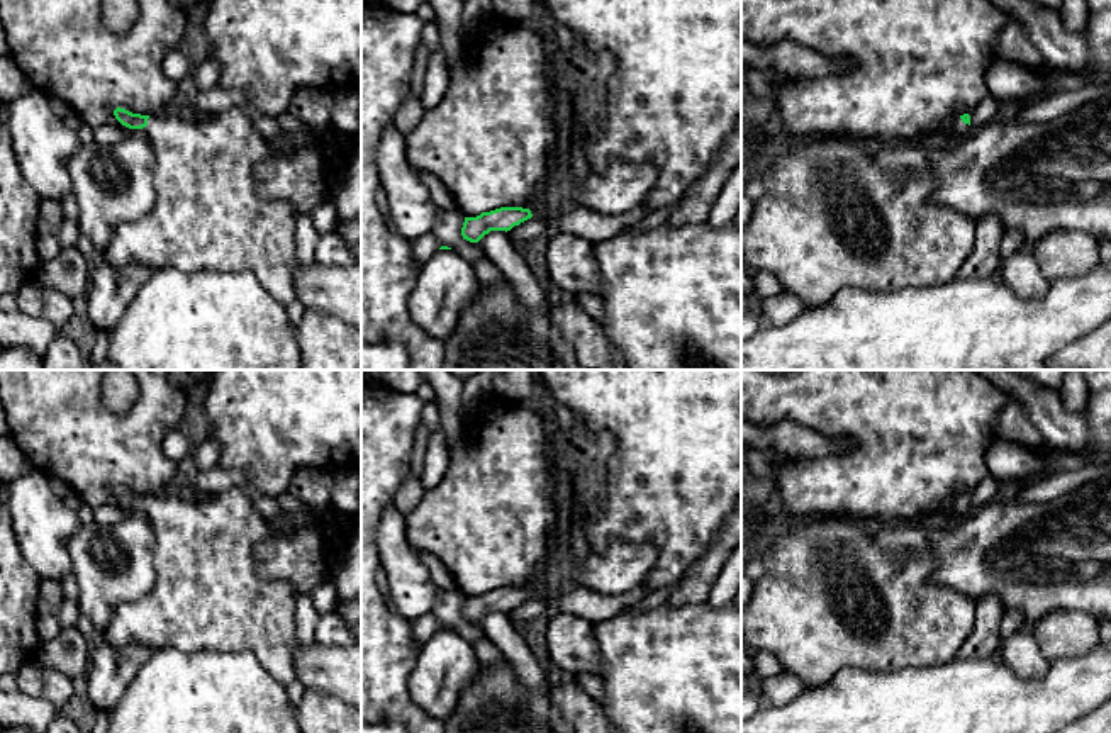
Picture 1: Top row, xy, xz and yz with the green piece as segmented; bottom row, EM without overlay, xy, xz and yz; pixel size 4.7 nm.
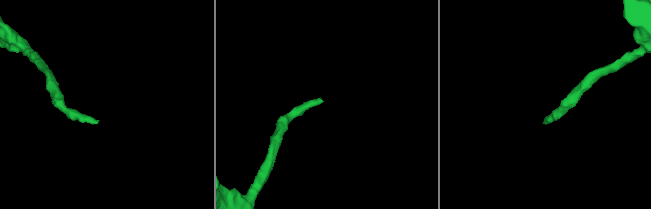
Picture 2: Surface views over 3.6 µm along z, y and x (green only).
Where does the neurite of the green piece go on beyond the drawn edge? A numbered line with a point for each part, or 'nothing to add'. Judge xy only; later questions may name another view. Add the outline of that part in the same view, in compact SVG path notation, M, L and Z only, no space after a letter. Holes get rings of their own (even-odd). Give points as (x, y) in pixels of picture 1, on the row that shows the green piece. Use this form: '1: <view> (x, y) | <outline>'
1: xy (207, 216) | M249 107L227 109L202 120L183 109L171 109L149 115L141 134L156 154L156 204L144 217L122 222L95 261L154 271L251 271L280 304L292 304L297 299L295 214L287 202L256 193L253 170L270 156L270 148Z

